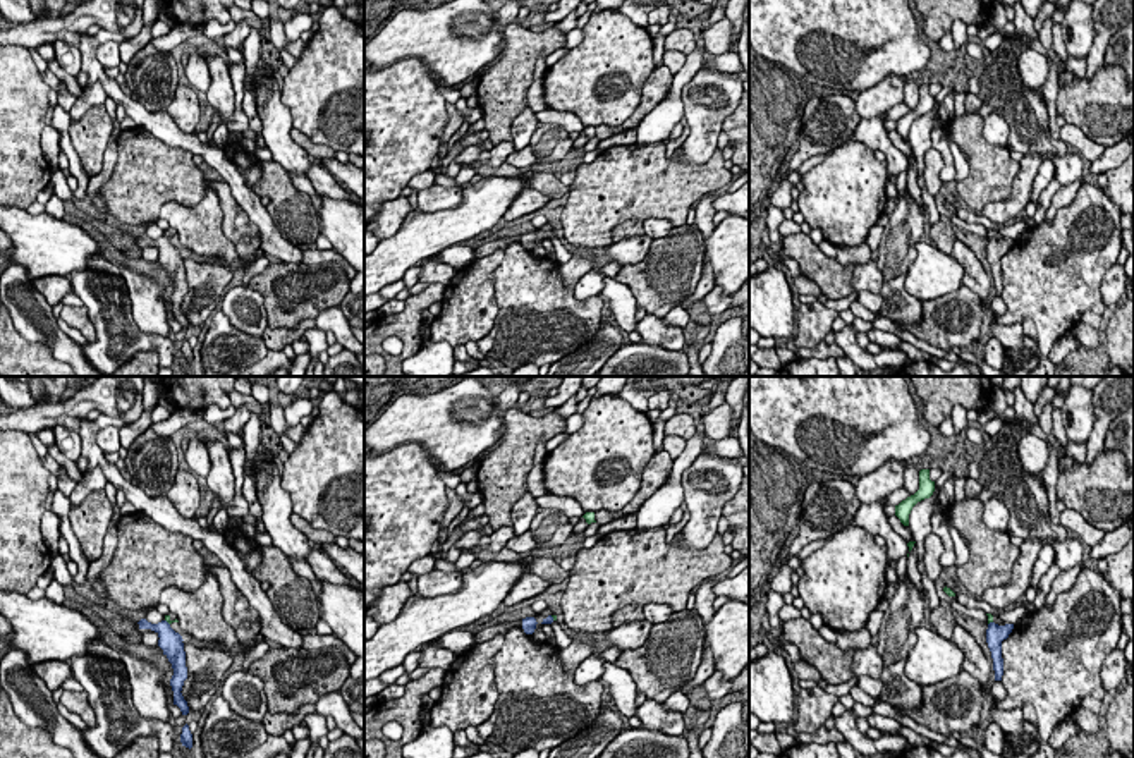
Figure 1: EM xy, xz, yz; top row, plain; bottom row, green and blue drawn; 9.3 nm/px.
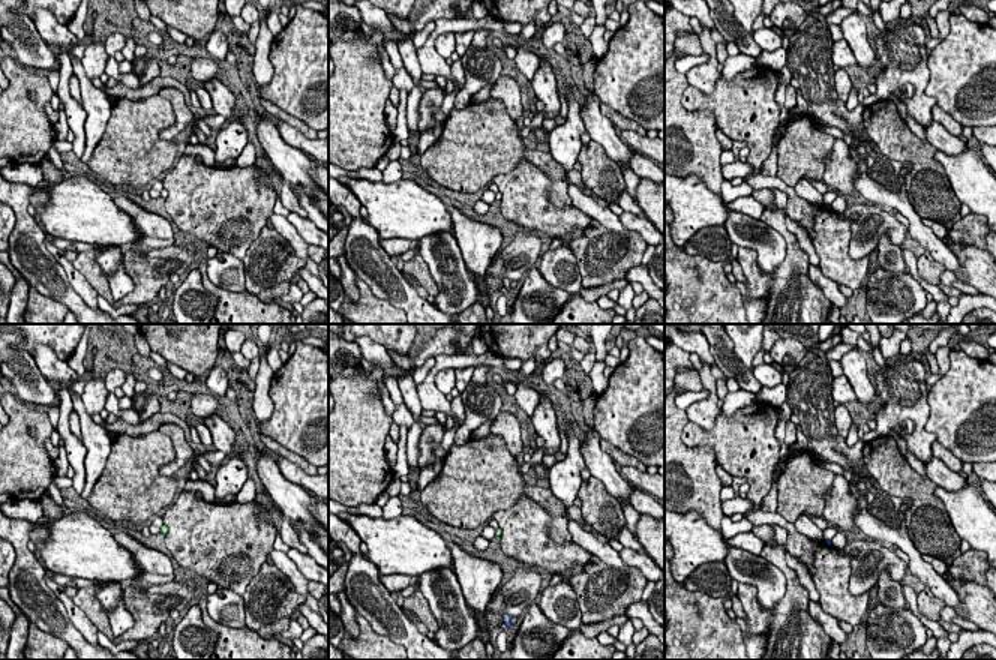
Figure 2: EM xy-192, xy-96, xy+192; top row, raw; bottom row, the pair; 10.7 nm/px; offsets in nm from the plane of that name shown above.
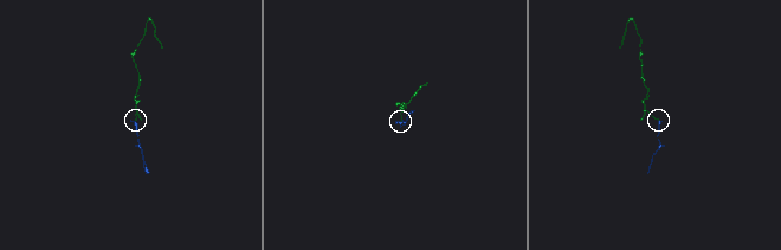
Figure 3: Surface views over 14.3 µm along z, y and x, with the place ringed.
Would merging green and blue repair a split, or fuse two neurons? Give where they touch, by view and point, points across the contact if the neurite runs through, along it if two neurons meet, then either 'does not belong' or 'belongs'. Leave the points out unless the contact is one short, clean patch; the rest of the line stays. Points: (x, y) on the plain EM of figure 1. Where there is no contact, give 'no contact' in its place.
contact xy (167, 236); border xy (165, 234), (169, 239); does not belong

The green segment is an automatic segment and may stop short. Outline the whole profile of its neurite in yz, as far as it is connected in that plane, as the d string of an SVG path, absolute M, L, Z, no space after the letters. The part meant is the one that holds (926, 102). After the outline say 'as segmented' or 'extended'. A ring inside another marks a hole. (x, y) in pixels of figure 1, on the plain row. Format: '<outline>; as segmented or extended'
M921 84L919 86L919 105L902 115L899 120L895 120L895 131L900 134L904 141L909 141L909 129L912 122L924 115L930 113L935 107L935 96L930 95L930 84Z; as segmented

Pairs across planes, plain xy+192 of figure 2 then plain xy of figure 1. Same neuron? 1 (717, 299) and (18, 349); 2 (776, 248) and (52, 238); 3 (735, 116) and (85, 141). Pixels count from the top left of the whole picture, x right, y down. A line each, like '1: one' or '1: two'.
1: one
2: two
3: one

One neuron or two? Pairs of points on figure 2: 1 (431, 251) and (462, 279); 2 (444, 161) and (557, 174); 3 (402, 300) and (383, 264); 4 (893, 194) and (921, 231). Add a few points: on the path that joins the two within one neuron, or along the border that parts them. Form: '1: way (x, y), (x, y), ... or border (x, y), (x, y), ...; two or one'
1: way (438, 257), (455, 273); one
2: way (473, 153), (528, 153); one
3: way (396, 291), (383, 278), (383, 273); one
4: way (900, 203), (915, 222); one

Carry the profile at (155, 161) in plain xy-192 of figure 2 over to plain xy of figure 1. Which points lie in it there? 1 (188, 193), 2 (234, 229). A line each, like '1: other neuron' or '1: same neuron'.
1: same neuron
2: same neuron

